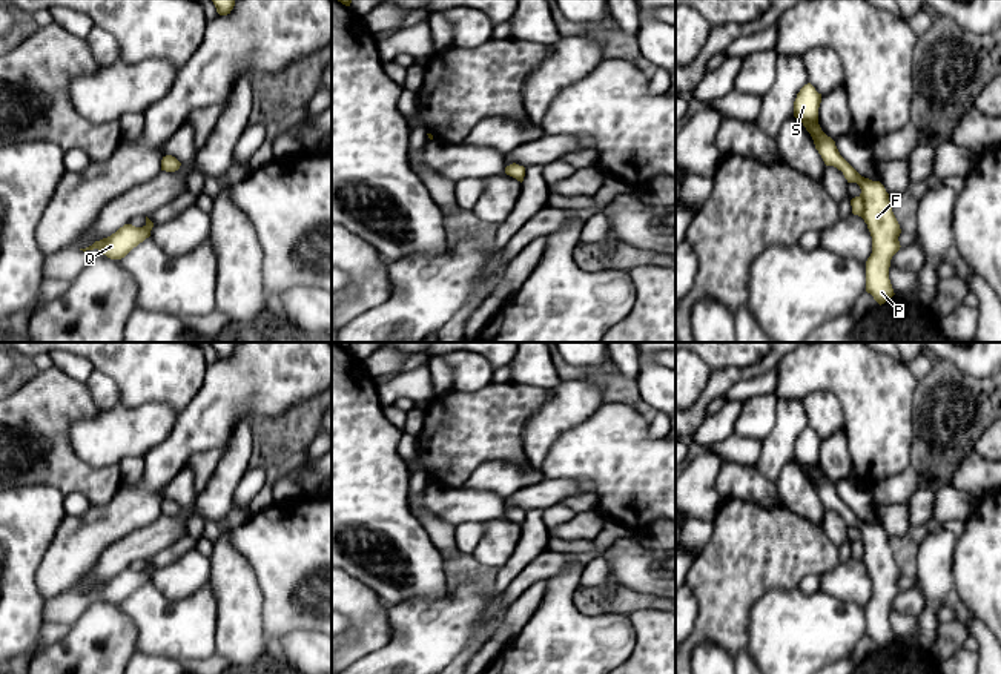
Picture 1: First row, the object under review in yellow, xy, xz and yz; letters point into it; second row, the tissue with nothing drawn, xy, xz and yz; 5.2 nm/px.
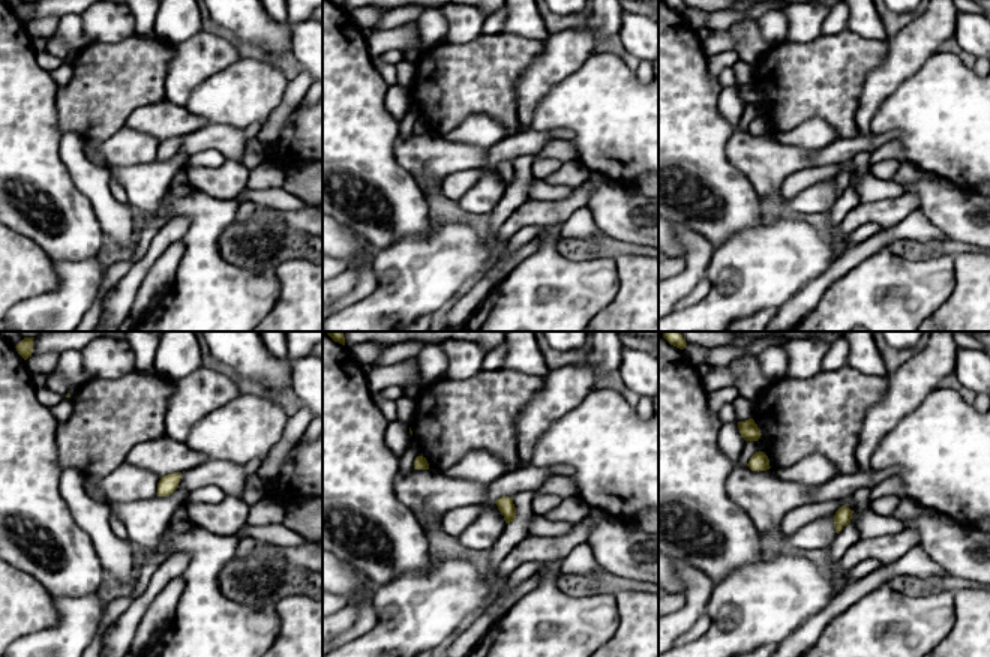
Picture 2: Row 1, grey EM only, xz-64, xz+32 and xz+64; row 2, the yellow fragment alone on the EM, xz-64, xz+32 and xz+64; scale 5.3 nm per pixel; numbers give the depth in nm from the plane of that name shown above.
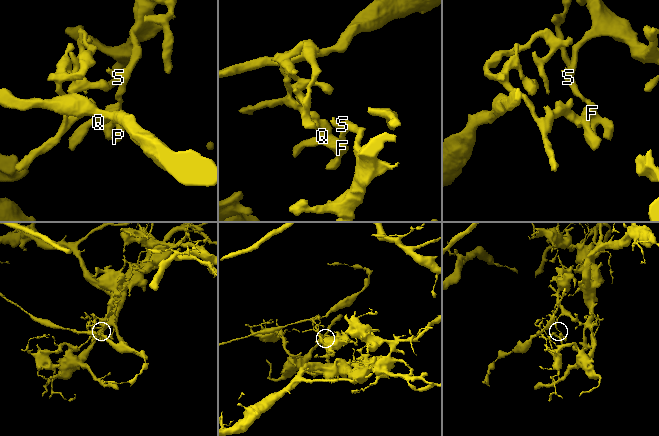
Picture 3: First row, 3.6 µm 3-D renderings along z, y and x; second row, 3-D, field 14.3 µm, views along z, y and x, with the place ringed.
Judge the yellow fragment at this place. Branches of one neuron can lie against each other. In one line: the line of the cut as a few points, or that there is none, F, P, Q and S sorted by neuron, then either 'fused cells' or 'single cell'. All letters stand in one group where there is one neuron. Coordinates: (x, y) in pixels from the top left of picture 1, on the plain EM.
cut in yz along (849, 508), (843, 516); F P Q / S; fused cells

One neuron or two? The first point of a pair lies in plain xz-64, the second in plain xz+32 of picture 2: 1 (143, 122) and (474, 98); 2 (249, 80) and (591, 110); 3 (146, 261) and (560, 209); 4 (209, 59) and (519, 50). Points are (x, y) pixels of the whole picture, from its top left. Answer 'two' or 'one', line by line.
1: two
2: one
3: one
4: two

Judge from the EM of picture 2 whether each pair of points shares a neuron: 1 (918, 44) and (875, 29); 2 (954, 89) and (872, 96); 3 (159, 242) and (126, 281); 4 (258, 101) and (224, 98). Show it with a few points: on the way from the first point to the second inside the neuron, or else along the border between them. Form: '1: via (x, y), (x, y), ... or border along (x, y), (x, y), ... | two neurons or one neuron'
1: border along (888, 35), (884, 39) | two neurons
2: border along (915, 72), (881, 104), (869, 125) | two neurons
3: via (153, 251), (135, 272) | one neuron
4: via (249, 98), (233, 98) | one neuron

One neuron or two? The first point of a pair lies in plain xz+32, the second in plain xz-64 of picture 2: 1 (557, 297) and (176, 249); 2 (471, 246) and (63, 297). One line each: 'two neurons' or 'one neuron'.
1: two neurons
2: one neuron

